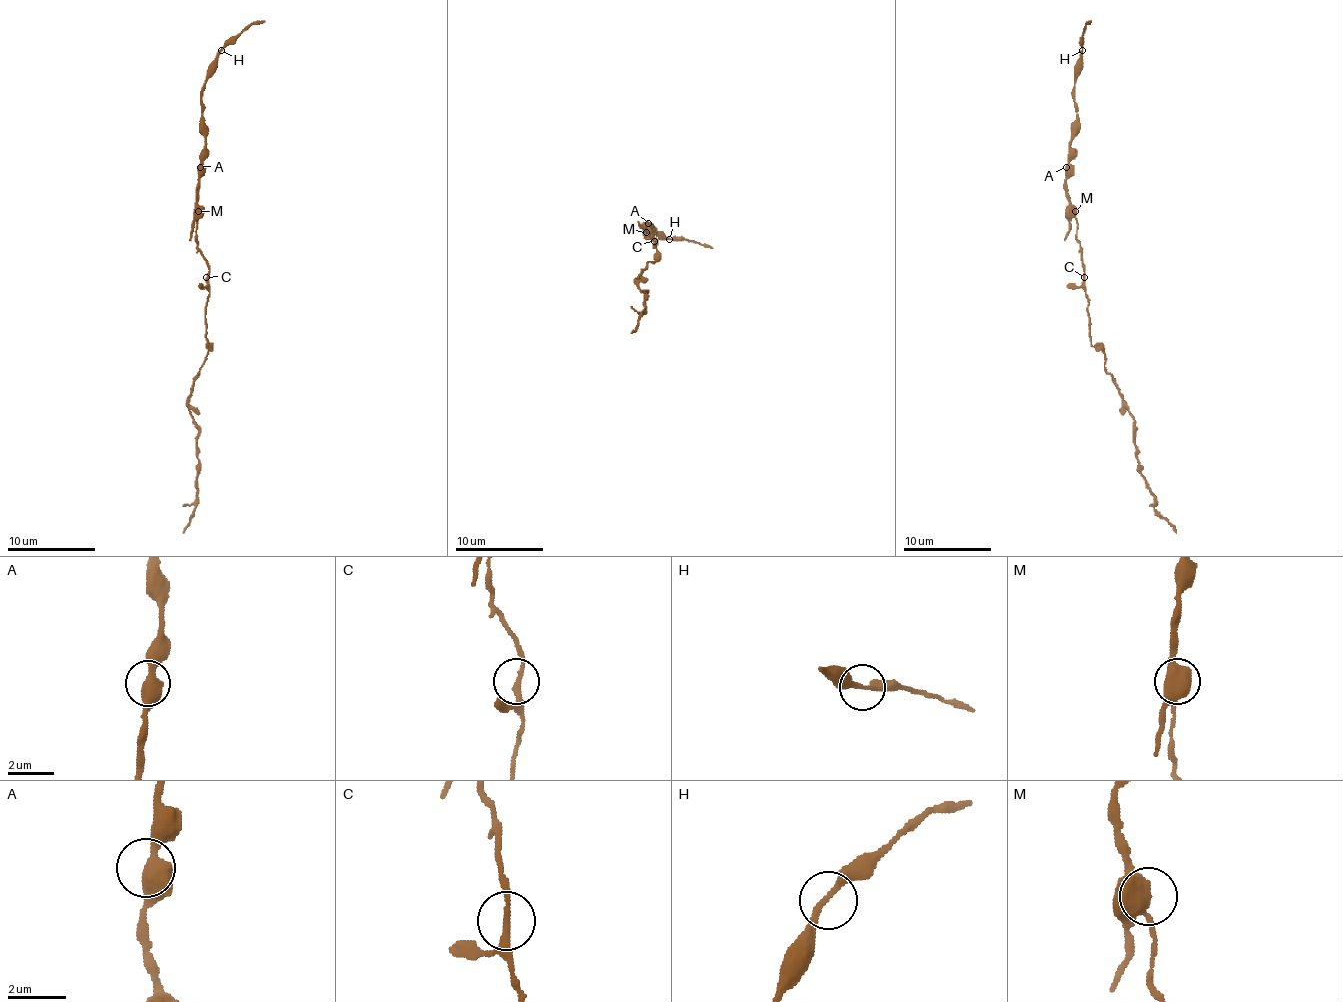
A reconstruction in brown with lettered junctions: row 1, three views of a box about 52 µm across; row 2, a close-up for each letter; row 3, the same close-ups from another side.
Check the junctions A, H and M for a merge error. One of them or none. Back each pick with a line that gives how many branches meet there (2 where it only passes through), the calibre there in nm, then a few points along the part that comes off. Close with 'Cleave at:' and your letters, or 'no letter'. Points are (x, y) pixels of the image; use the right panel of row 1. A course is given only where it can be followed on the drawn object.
M: 3 | 440 nm | (1075, 211), (1092, 345), (1104, 354), (1104, 368), (1134, 421), (1137, 471), (1154, 498), (1154, 509), (1176, 533)
Cleave at: M

